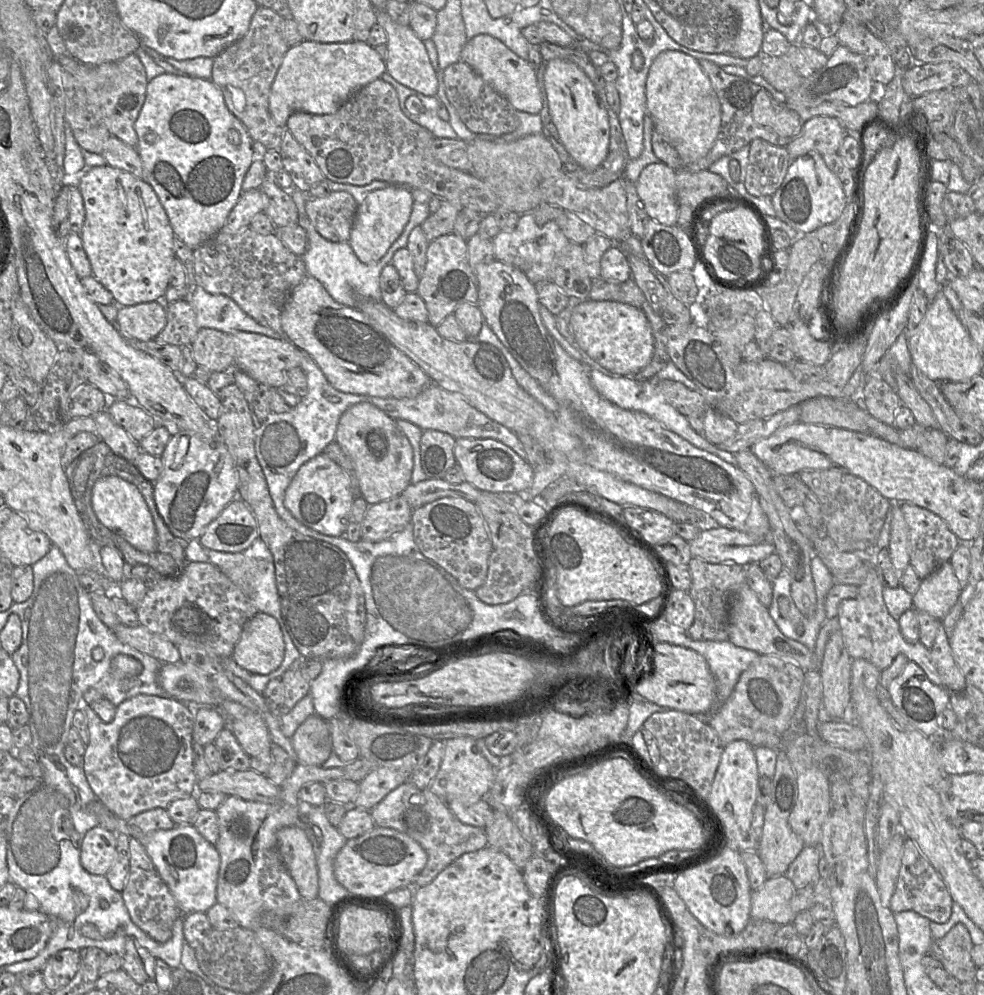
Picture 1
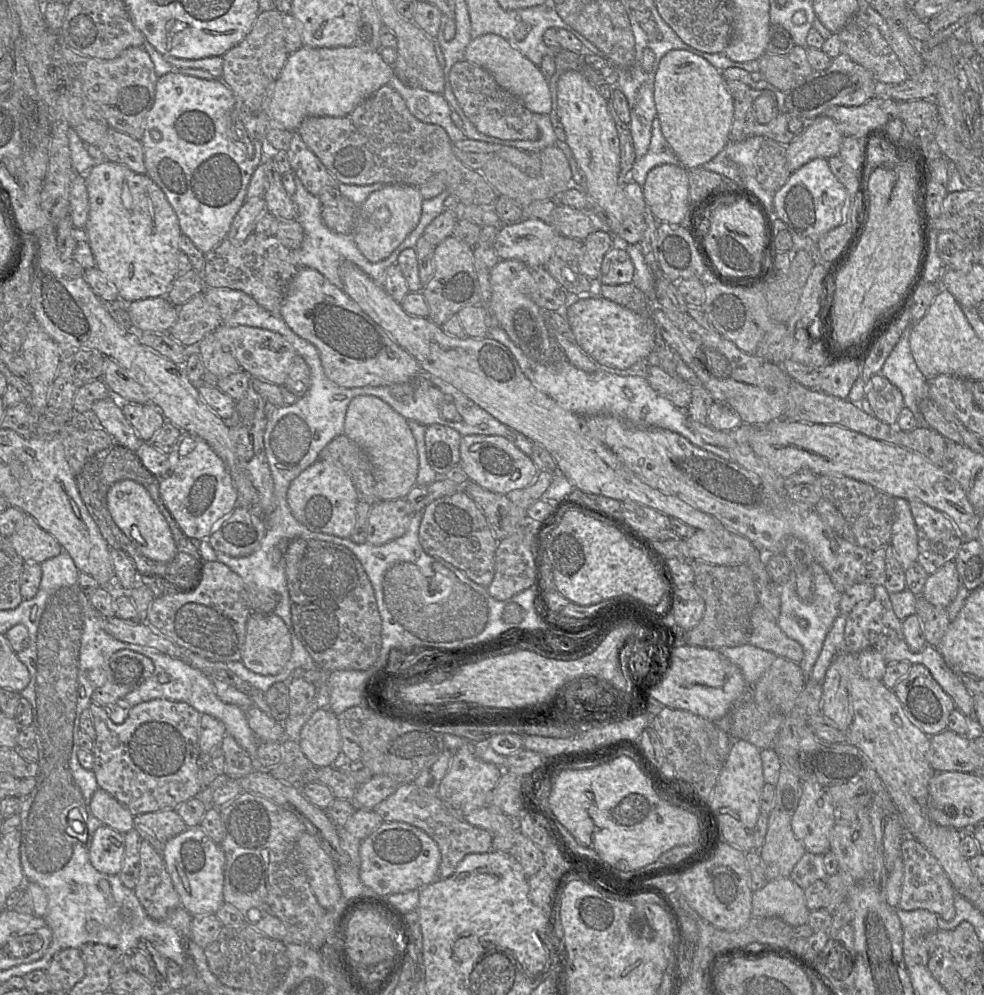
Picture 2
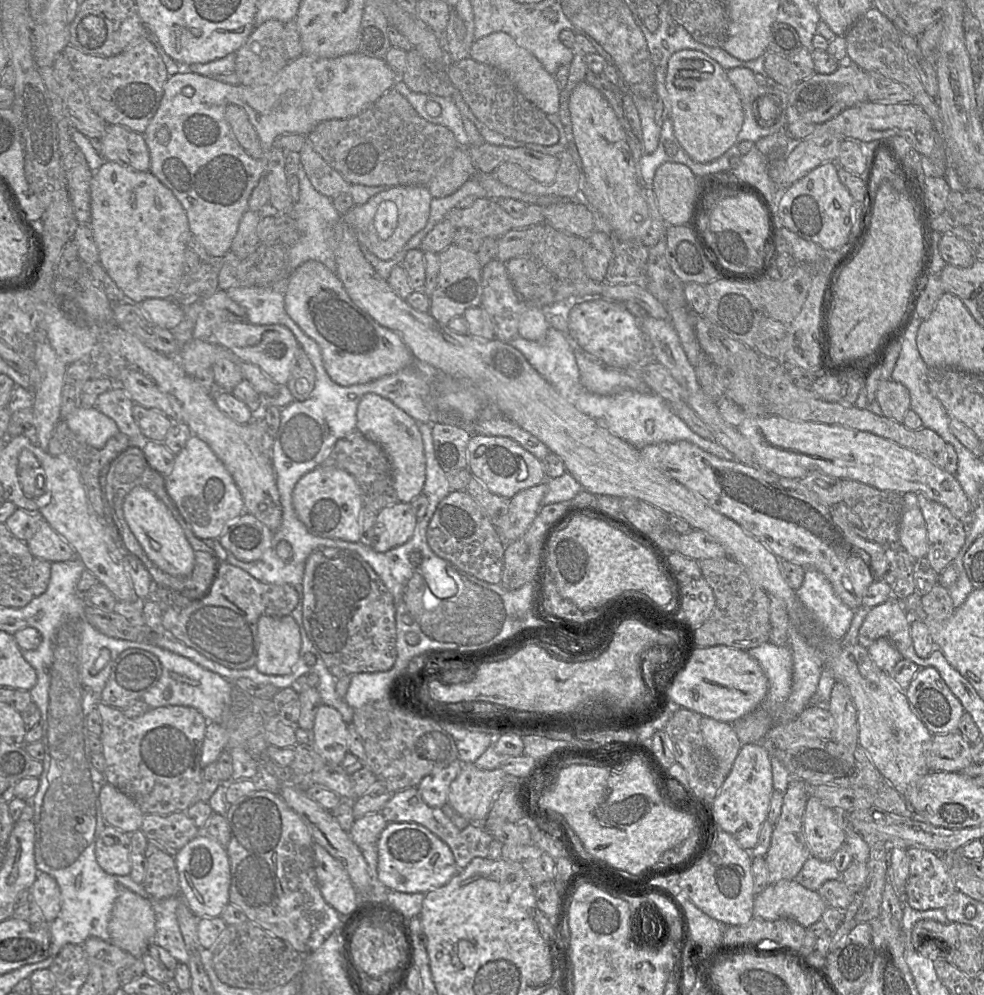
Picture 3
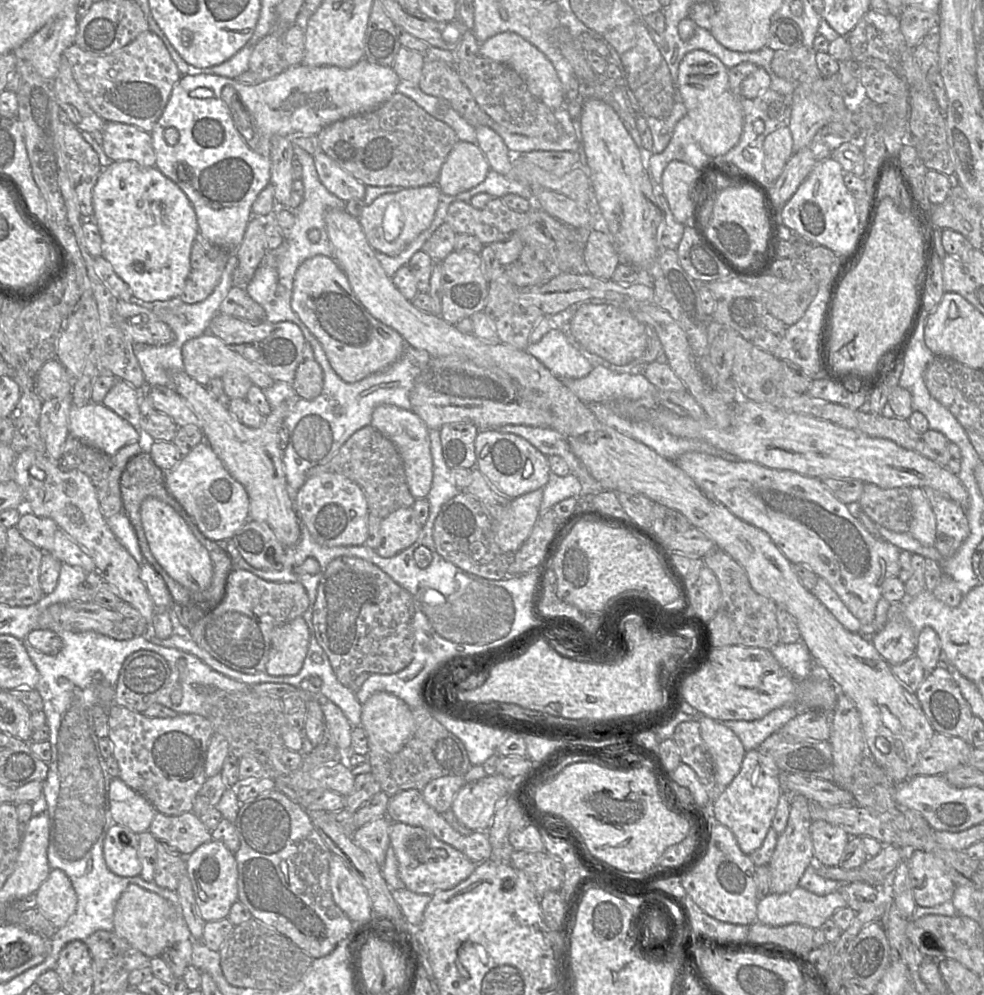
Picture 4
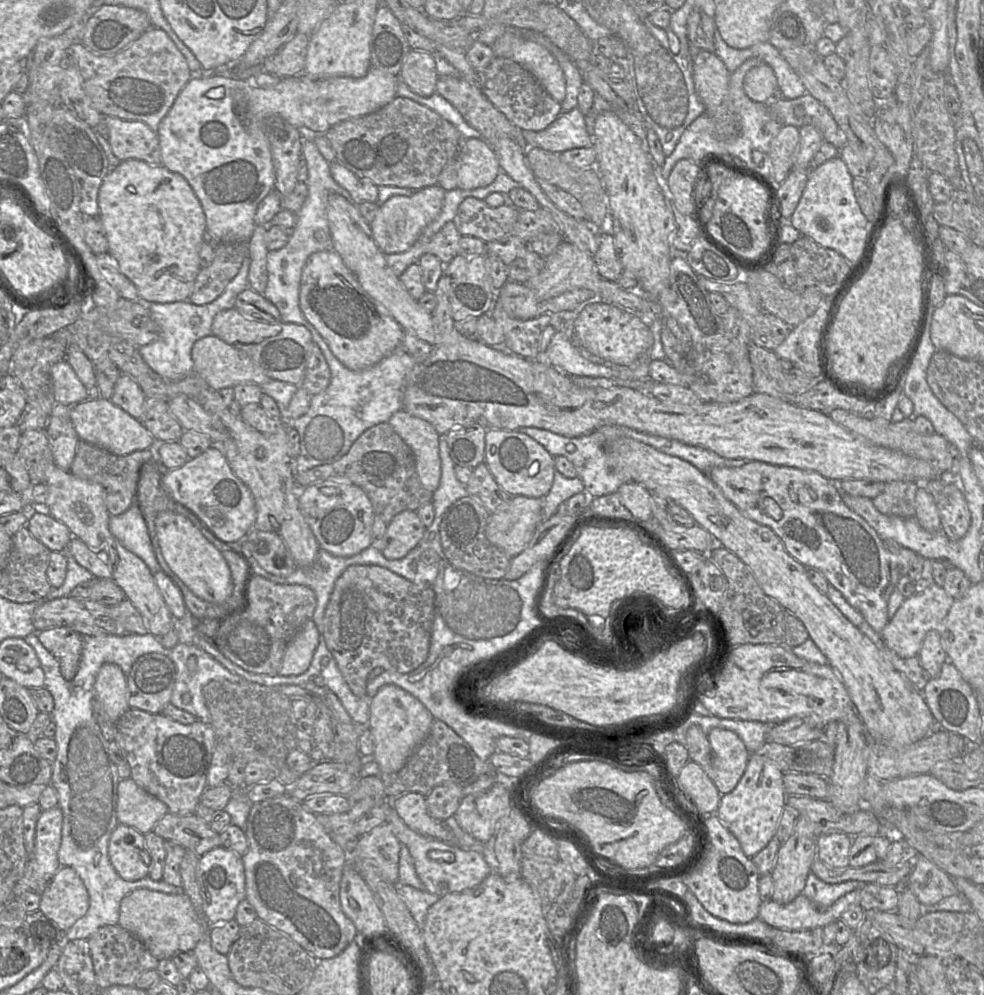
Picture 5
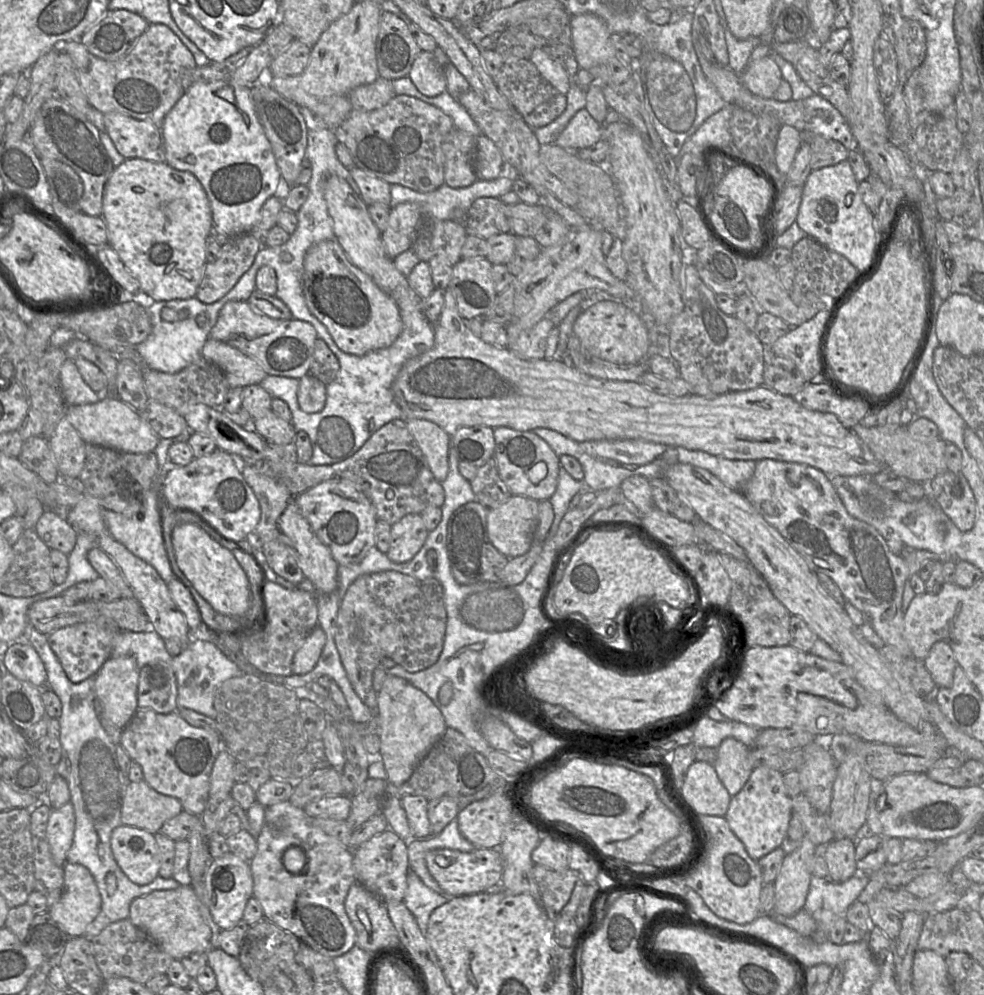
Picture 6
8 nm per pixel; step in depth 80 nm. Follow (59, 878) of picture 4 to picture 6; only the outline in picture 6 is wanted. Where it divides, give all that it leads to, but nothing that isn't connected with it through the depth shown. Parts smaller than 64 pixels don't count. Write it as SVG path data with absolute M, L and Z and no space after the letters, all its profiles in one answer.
M66 862L63 870L62 894L47 912L69 937L81 937L100 913L101 895L91 872L83 865Z

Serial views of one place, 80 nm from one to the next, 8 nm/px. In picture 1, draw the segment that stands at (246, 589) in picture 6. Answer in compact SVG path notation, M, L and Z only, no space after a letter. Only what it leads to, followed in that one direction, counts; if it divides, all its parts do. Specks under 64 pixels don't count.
M102 476L93 485L91 505L98 520L134 548L144 552L157 550L157 535L152 515L143 495L135 485L117 476Z

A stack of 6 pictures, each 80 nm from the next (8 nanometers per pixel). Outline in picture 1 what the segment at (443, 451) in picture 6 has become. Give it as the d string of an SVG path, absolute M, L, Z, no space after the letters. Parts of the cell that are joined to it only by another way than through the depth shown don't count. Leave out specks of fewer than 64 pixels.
M360 402L347 408L339 419L335 441L351 459L356 494L362 496L368 505L402 495L411 484L412 446L395 419L373 404Z

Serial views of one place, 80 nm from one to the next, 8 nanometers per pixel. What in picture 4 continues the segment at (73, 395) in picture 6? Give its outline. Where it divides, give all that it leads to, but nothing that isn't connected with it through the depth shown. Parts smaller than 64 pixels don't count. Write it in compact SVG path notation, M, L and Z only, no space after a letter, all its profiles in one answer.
M52 359L43 364L35 377L34 391L42 401L71 395L73 378L66 368Z

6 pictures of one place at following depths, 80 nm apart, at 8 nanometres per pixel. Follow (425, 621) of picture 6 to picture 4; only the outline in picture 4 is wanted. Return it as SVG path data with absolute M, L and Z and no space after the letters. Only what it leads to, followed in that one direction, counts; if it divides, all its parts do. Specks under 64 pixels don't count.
M341 556L325 568L312 609L313 633L345 687L361 674L395 674L413 659L412 595L369 561Z

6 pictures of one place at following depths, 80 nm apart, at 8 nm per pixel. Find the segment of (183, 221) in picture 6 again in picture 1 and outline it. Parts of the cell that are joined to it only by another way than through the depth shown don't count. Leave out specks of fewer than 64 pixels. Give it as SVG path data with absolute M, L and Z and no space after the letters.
M107 164L88 168L78 184L85 220L80 232L83 248L91 264L92 275L107 289L119 306L163 300L169 287L175 255L175 235L169 219L153 188L141 178Z

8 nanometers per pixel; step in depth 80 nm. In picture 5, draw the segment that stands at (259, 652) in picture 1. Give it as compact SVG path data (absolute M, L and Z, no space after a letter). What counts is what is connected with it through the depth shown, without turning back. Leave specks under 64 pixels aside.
M307 621L288 642L277 675L294 676L304 673L311 664L320 636L315 622Z

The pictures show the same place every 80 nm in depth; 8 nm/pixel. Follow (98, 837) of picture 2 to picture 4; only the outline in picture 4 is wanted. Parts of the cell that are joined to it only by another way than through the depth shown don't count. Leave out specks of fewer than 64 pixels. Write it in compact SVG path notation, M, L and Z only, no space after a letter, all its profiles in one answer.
M112 825L103 841L103 856L108 869L120 877L134 877L141 873L137 855L138 837L129 828Z

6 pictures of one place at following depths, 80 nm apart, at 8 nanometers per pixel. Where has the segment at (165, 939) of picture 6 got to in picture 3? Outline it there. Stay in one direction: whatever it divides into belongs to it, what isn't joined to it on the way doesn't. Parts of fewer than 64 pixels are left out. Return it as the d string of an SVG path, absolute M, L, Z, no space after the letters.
M121 884L117 889L119 897L108 923L110 942L140 959L153 944L156 914L149 900Z

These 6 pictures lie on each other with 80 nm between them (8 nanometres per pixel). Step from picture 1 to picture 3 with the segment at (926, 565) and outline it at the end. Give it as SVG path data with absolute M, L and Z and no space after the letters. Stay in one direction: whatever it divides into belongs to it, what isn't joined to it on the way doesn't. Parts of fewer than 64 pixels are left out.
M916 493L927 529L926 559L932 569L941 573L958 555L966 538L966 526L943 505Z

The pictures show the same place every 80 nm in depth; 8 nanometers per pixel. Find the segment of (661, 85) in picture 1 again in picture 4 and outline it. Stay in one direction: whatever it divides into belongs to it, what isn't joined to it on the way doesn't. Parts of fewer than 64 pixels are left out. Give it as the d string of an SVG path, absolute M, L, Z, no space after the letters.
M692 50L679 63L677 86L686 115L694 123L694 134L703 152L711 157L725 155L739 142L743 126L743 110L729 87L728 68L704 50Z

